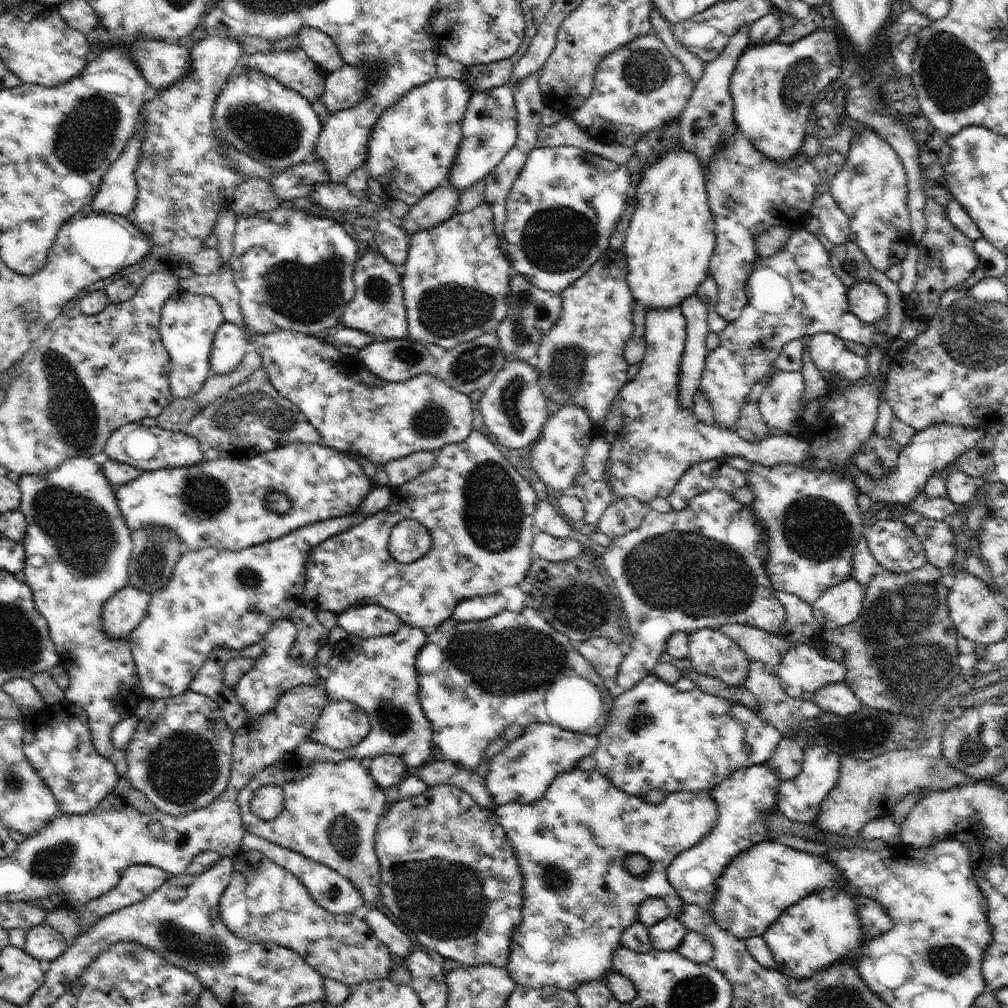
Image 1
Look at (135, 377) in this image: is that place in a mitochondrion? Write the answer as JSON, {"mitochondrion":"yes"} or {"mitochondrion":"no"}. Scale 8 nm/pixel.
{"mitochondrion":"no"}

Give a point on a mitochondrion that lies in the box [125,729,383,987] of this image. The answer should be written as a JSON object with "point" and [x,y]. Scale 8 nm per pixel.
{"point":[194,947]}

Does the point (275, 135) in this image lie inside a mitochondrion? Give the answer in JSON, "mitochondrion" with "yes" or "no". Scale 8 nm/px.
{"mitochondrion":"yes"}

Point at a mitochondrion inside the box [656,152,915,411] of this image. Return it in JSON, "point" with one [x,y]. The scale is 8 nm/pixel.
{"point":[848,267]}

